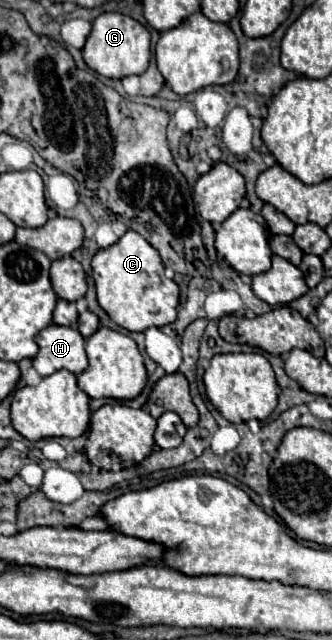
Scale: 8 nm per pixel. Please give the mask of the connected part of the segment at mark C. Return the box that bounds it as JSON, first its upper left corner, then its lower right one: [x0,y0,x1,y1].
[92,229,178,331]

